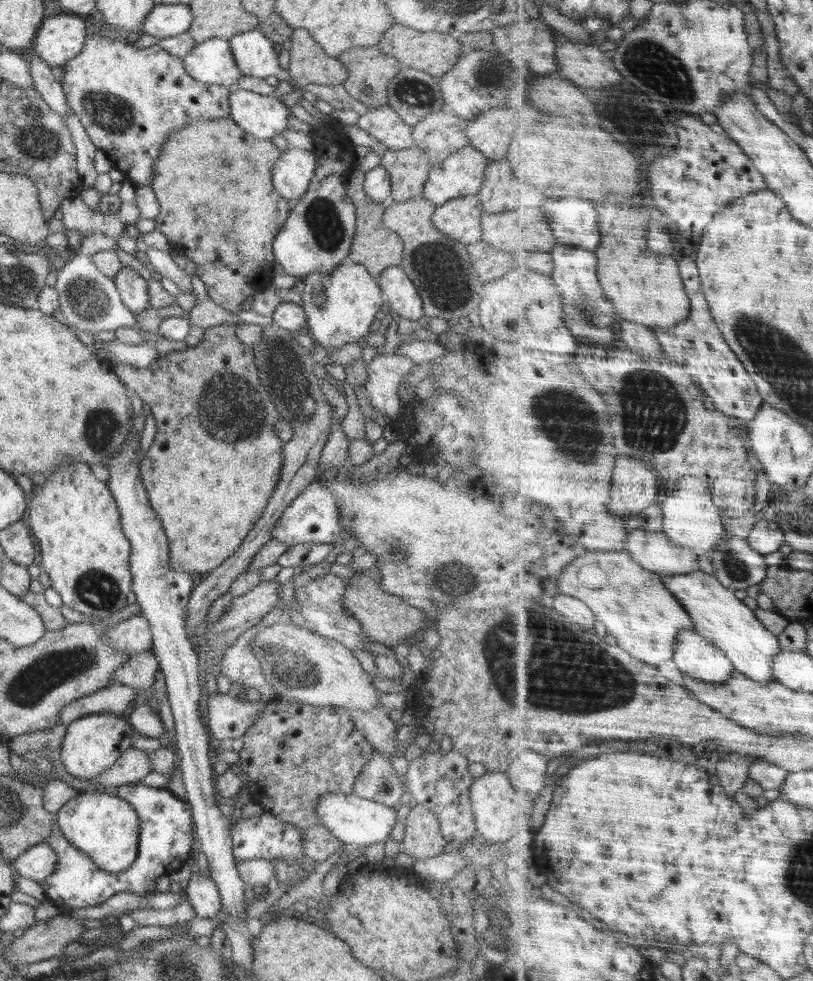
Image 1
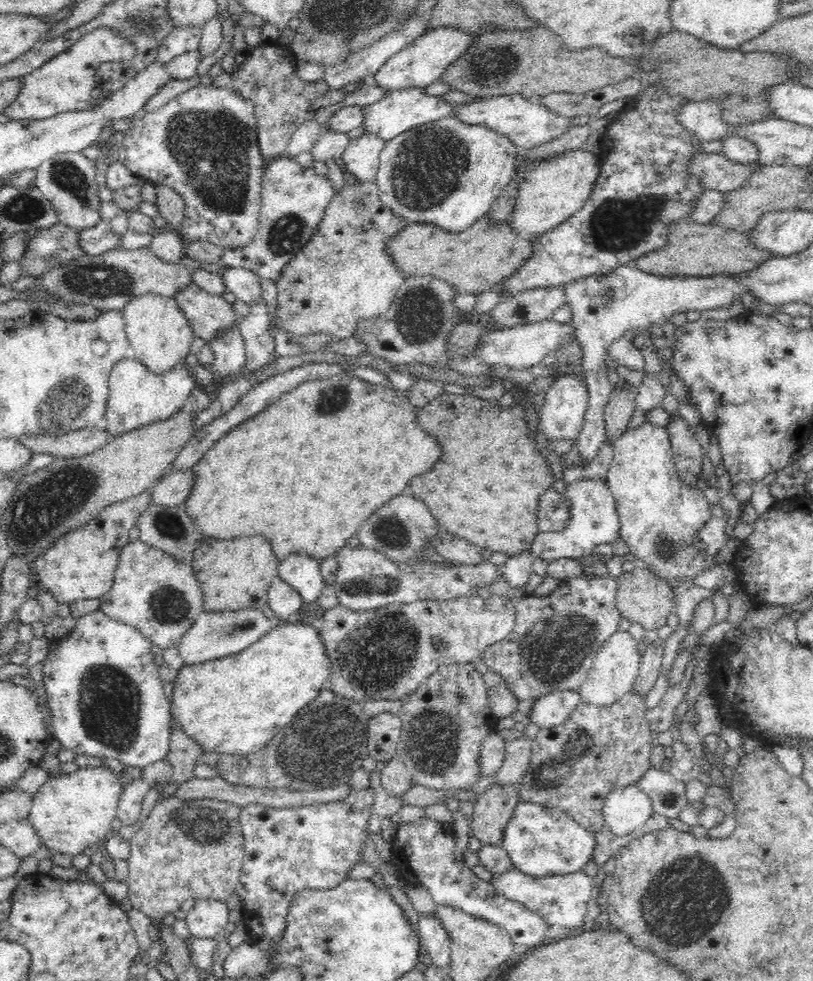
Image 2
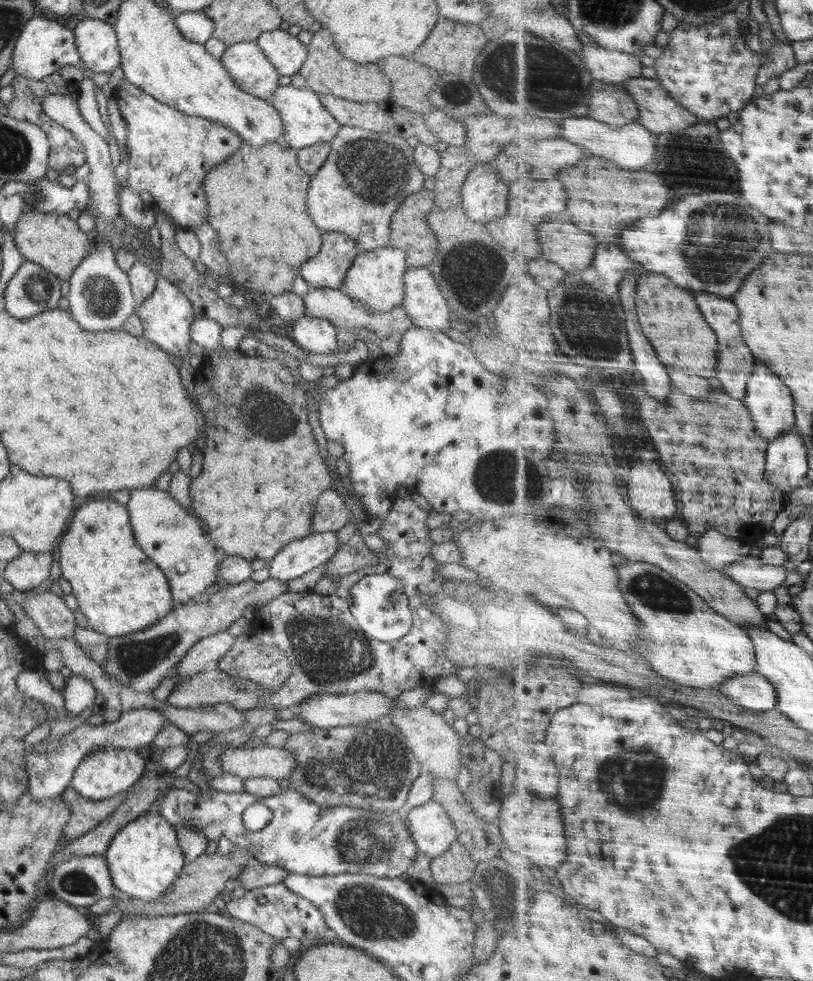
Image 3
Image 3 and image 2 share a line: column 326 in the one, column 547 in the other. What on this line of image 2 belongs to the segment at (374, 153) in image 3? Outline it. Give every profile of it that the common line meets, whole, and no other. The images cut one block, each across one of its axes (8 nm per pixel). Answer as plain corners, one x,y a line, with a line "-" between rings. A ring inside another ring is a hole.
521,150
515,161
517,199
509,216
509,227
515,234
539,235
574,216
590,198
597,181
601,160
598,153
568,150
548,160
526,161
529,150

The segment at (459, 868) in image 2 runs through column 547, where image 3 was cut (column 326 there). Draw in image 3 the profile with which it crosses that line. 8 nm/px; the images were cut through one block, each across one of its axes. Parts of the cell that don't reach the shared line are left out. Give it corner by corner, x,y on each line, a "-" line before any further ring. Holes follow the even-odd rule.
284,883
271,884
246,890
246,894
238,900
232,900
227,905
221,905
221,909
228,915
236,917
242,922
257,926
262,932
273,936
275,939
298,938
303,943
321,943
327,941
326,934
330,927
324,921
322,912
310,900
302,898
291,892
-
262,895
268,899
266,904
258,904
256,897

